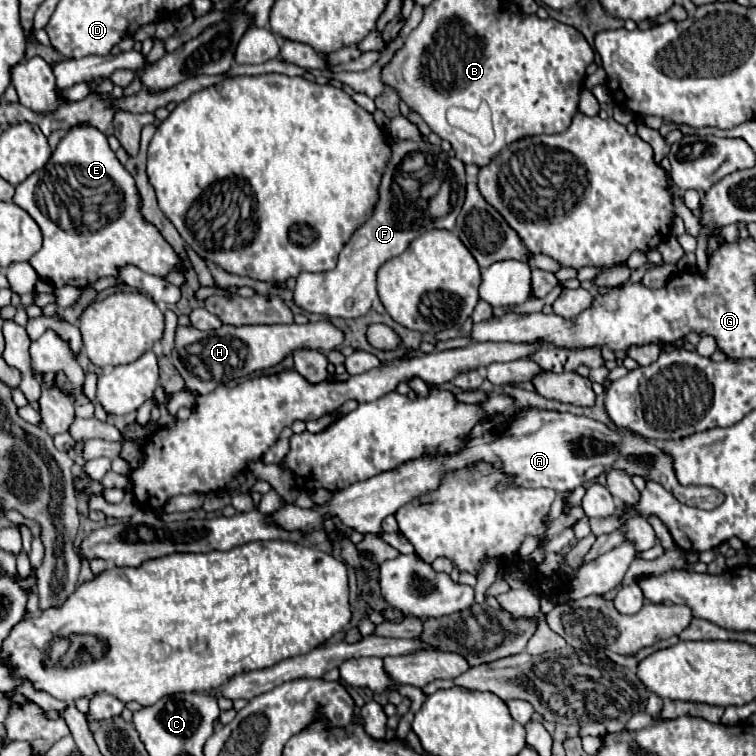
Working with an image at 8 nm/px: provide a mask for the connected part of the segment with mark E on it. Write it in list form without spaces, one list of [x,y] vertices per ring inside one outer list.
[[[93,126],[71,128],[57,144],[53,156],[45,166],[45,172],[39,170],[15,186],[13,202],[29,212],[29,216],[43,230],[43,246],[37,254],[33,254],[29,262],[35,272],[41,278],[51,280],[55,288],[61,288],[65,284],[87,286],[93,284],[97,278],[117,276],[117,268],[125,264],[133,264],[143,272],[155,276],[165,276],[171,270],[185,270],[175,250],[163,240],[157,228],[143,220],[133,176],[123,168],[115,152],[109,148],[107,136]]]

